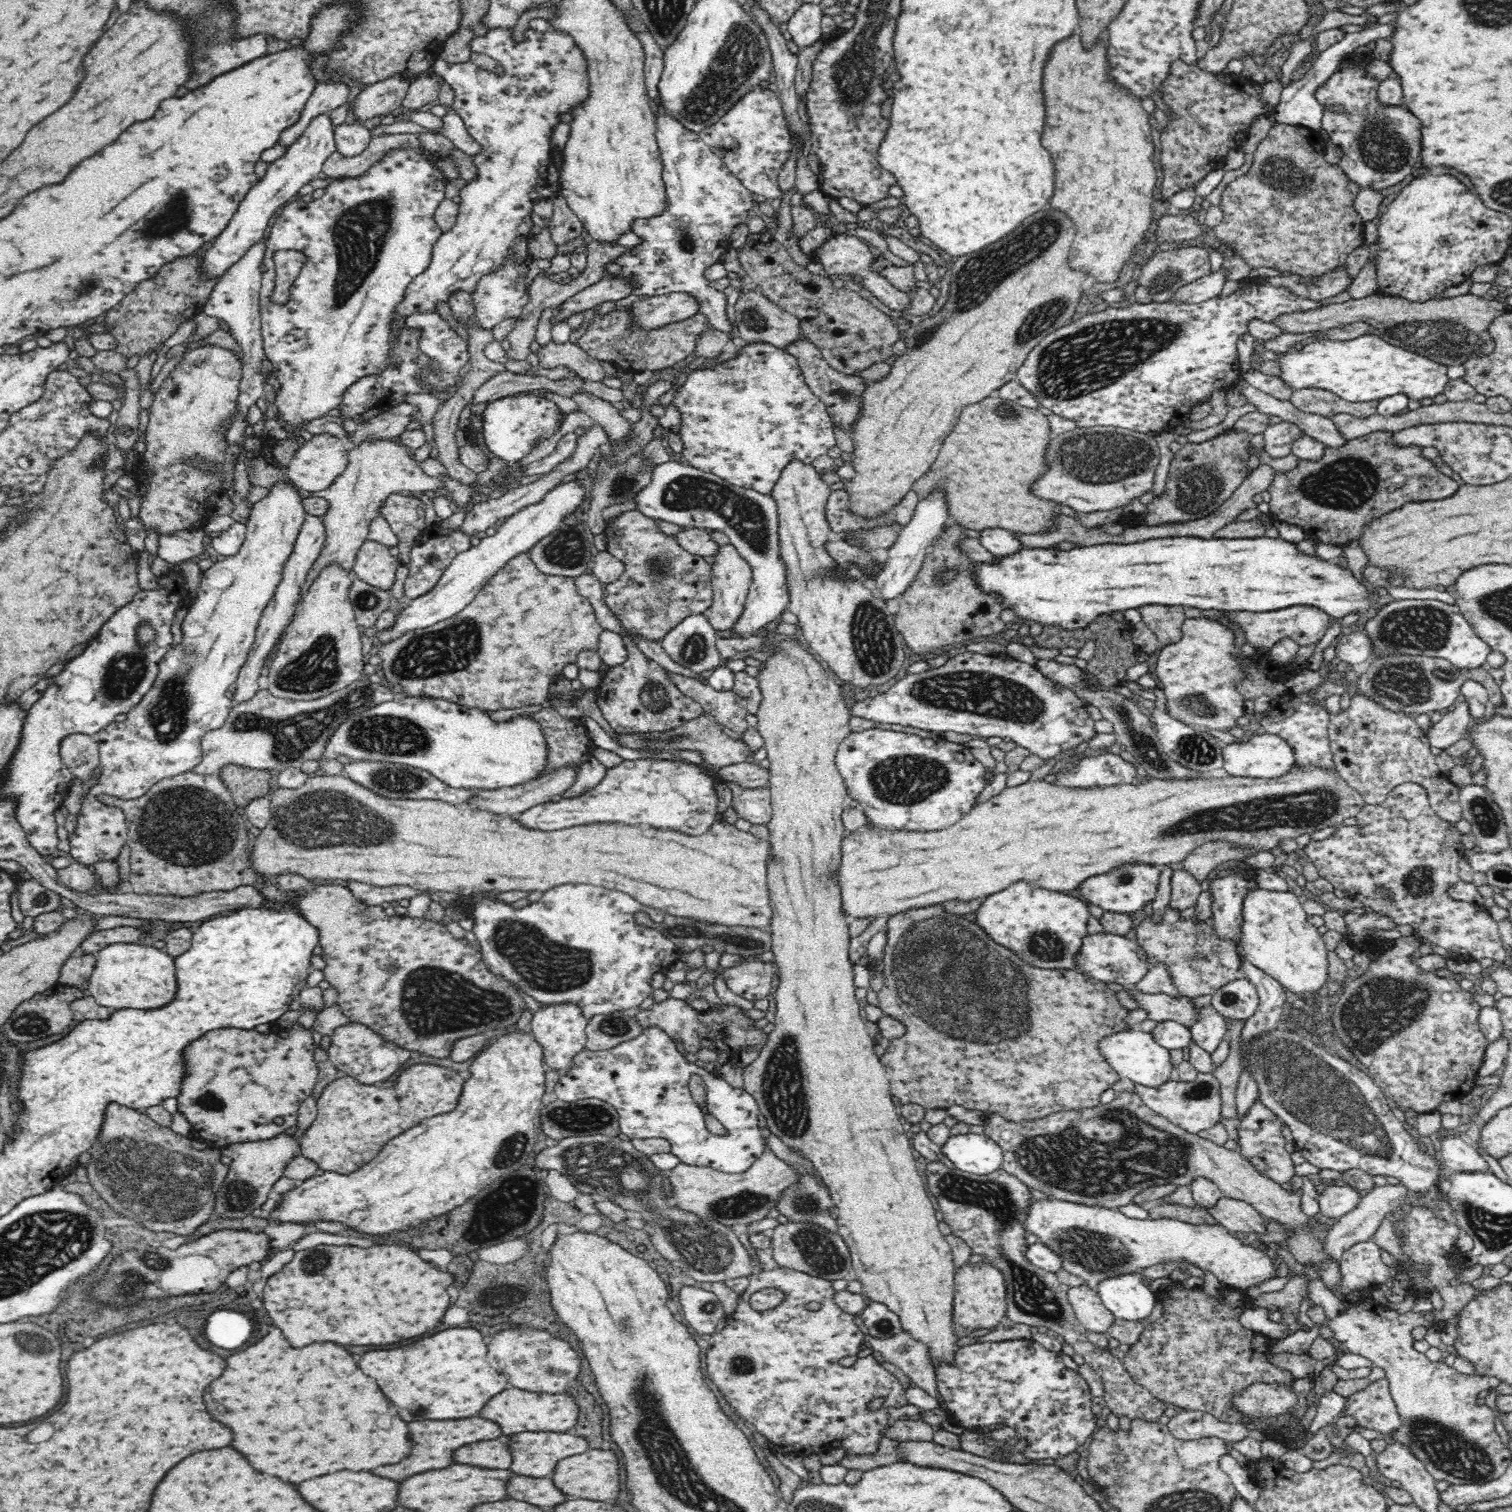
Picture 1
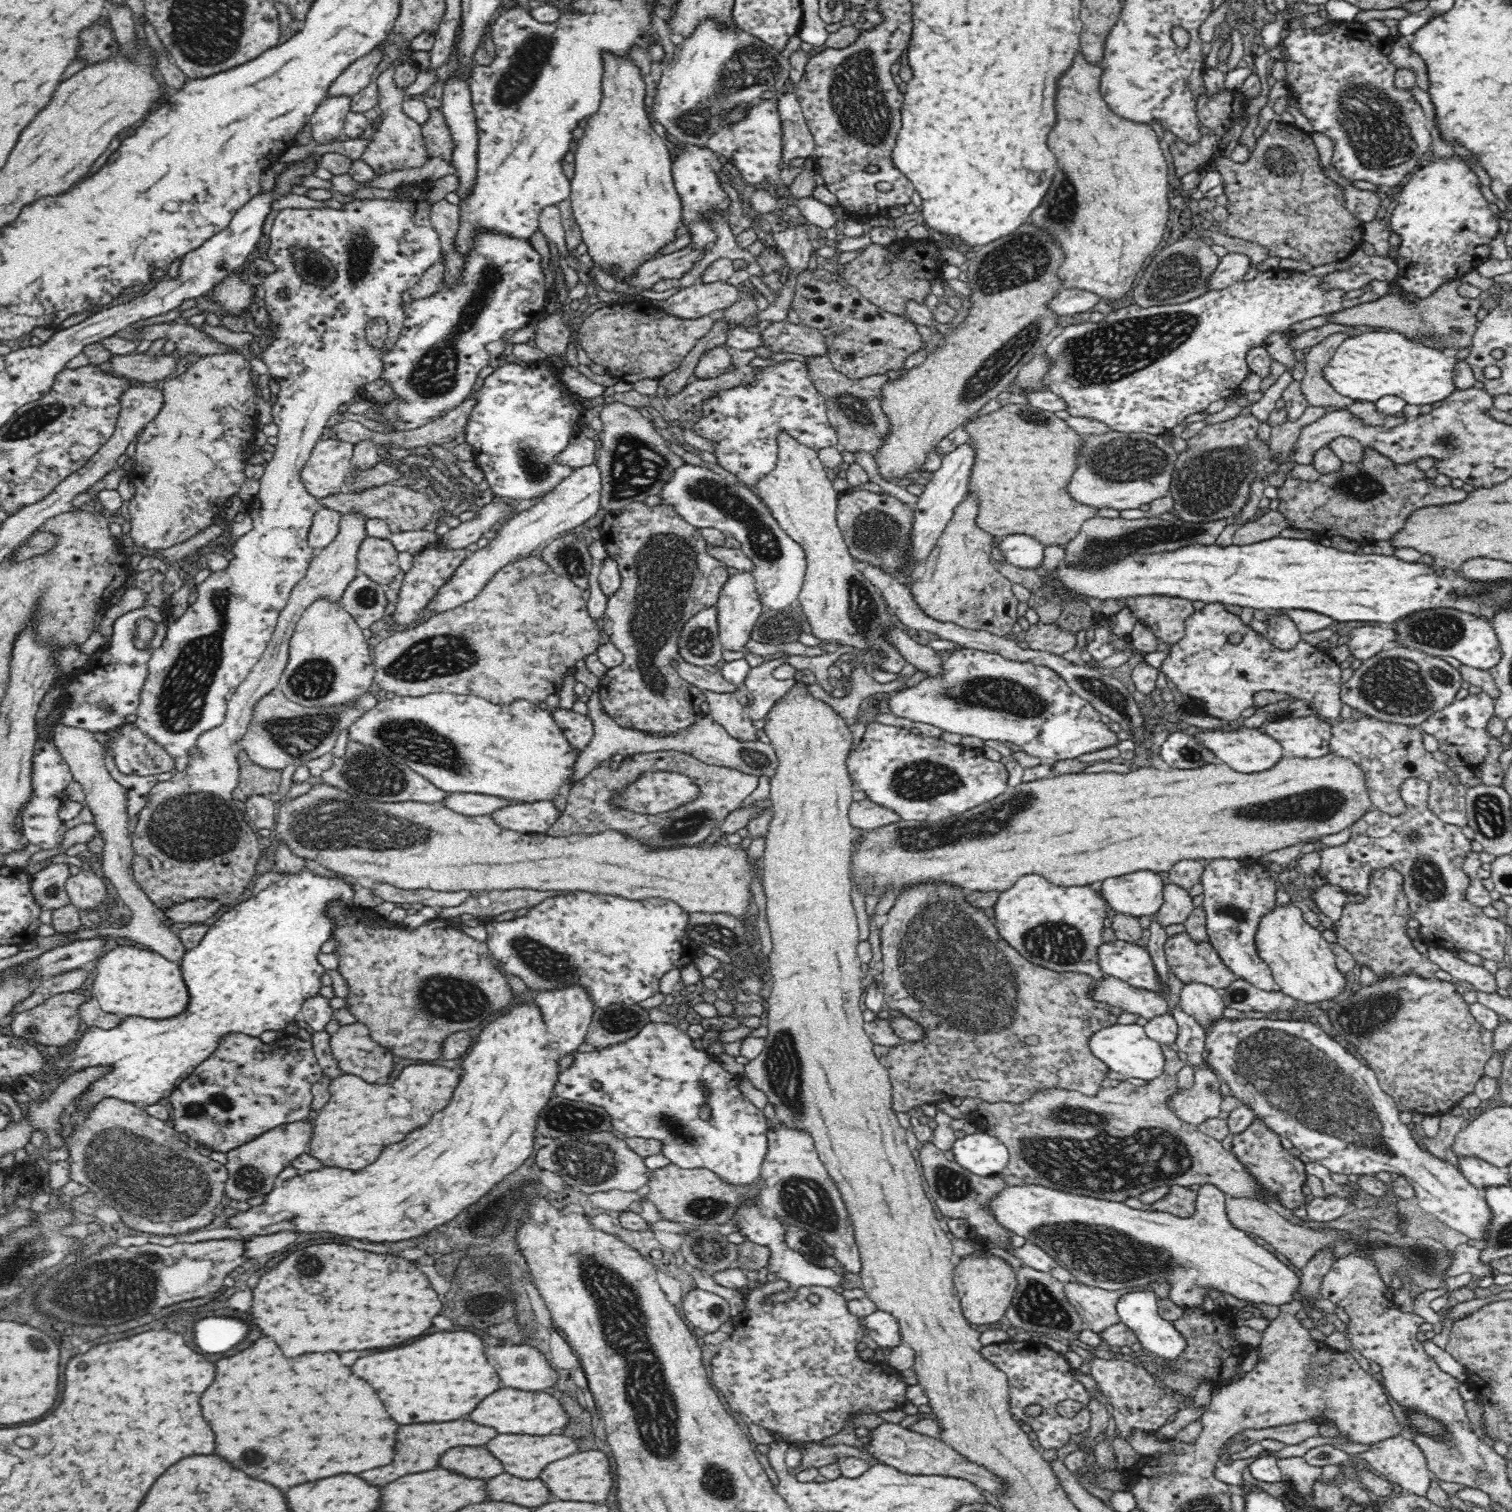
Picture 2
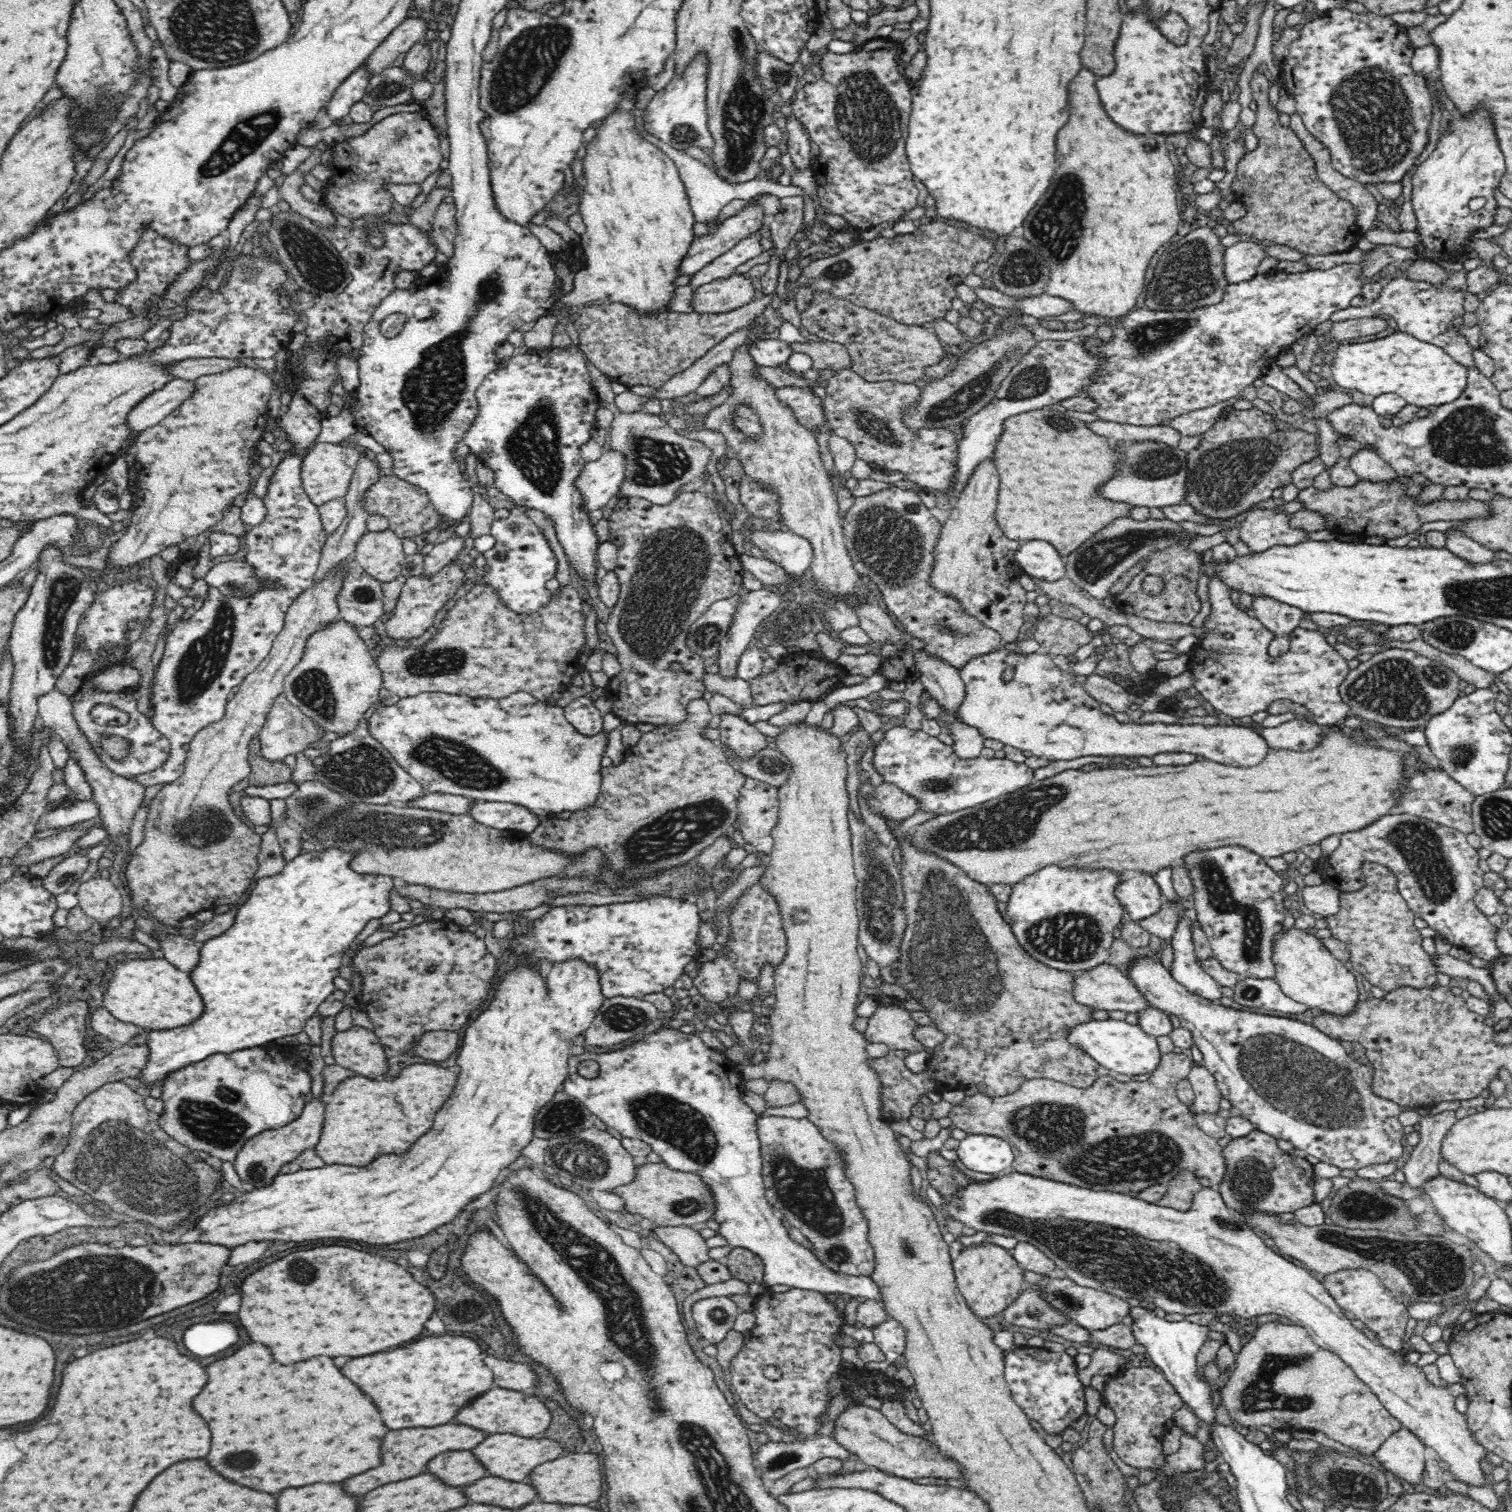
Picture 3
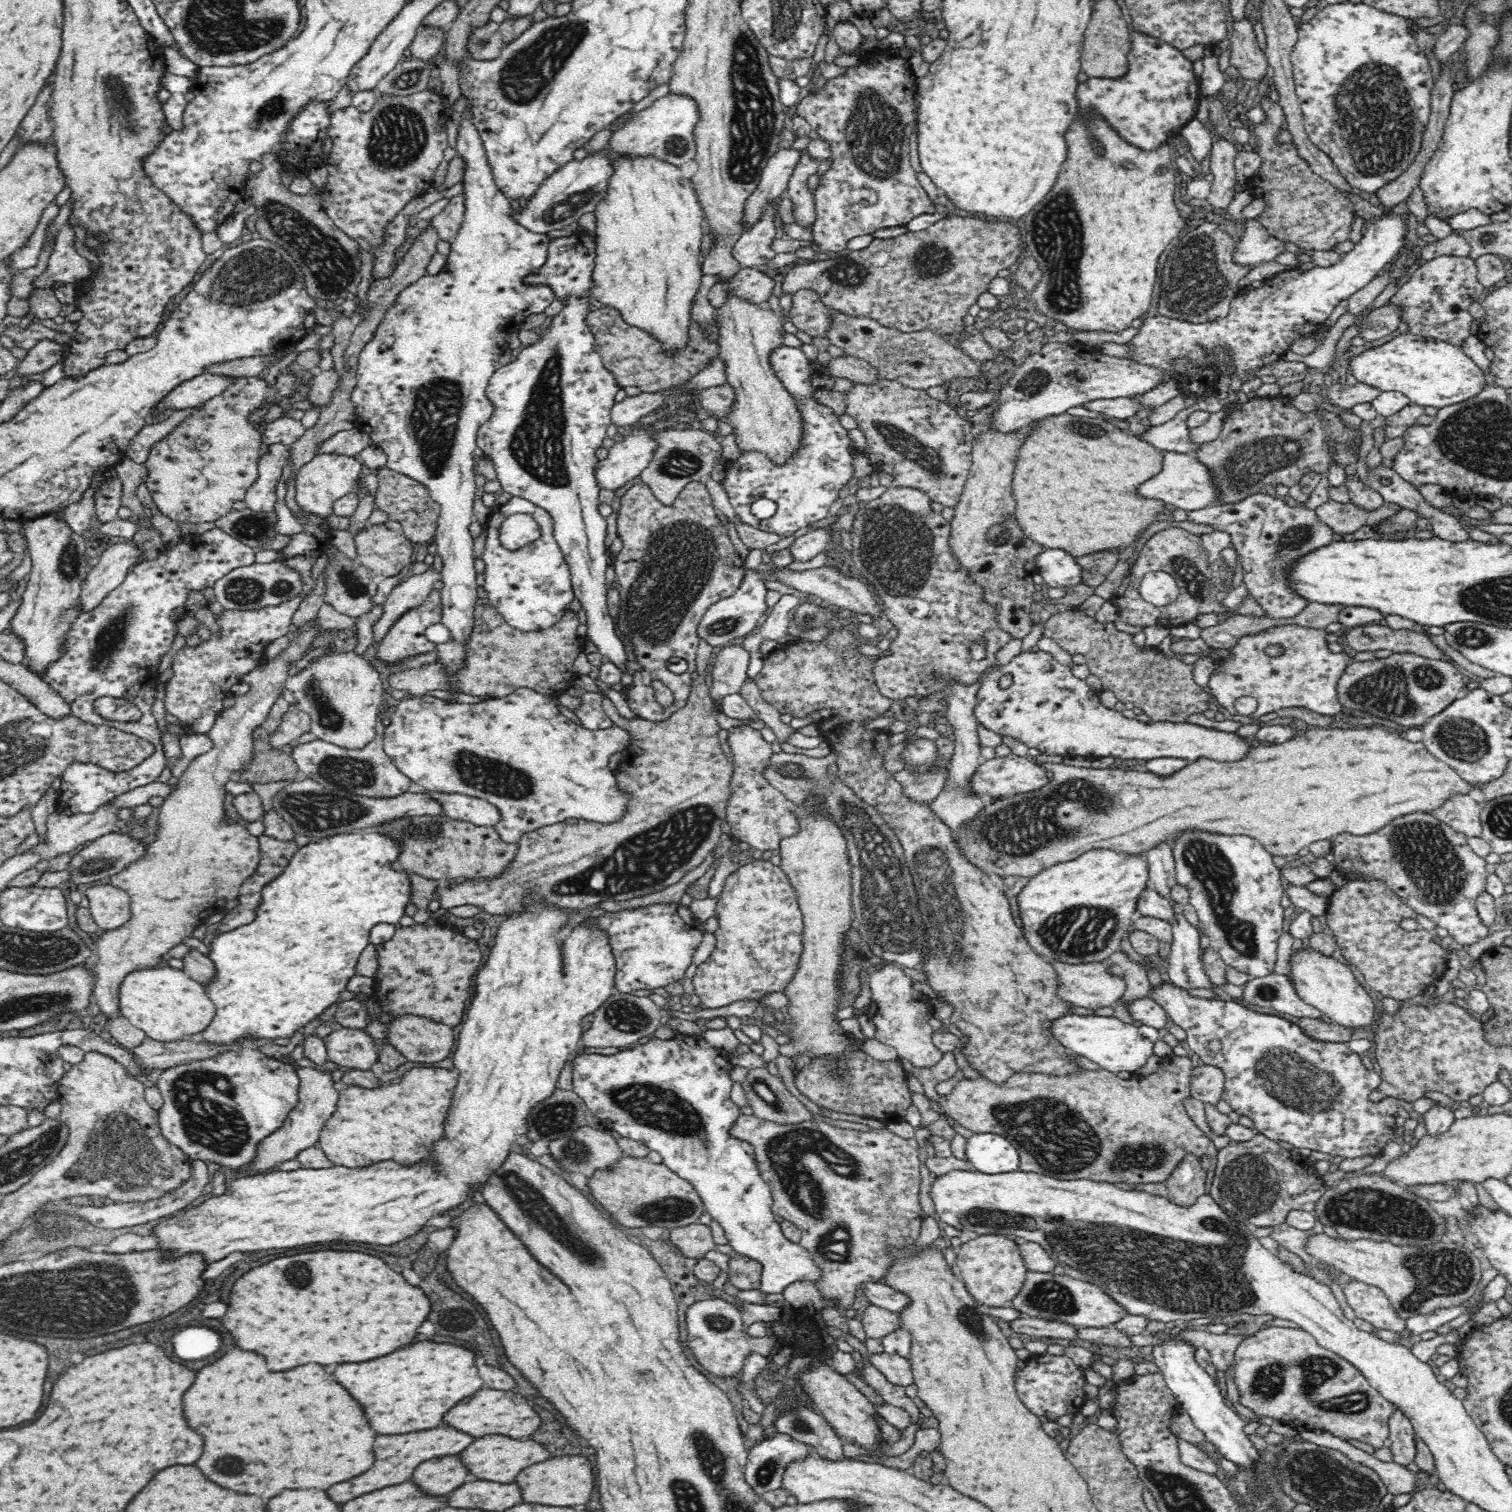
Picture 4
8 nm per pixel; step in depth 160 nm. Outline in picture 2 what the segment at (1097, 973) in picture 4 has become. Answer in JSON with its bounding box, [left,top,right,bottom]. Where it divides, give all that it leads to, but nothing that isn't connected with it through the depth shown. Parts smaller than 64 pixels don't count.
[1091,977,1170,1020]

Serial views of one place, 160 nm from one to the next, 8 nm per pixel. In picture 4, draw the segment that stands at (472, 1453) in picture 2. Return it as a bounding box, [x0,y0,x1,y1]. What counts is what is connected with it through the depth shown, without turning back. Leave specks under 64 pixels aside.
[412,1456,470,1496]

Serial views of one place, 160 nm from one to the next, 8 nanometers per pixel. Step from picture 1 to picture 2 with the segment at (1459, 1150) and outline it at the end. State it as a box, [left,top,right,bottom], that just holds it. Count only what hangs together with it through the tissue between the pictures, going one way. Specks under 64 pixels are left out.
[1458,1156,1510,1189]

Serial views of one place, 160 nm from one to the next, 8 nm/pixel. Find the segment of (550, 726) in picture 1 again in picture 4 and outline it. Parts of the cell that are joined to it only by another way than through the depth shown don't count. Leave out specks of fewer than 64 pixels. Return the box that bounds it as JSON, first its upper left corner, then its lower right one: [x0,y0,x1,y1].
[574,692,613,731]

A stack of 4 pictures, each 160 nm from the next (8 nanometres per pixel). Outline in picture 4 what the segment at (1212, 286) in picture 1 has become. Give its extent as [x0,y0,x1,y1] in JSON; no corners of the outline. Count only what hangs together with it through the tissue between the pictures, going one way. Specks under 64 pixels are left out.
[1232,219,1285,268]

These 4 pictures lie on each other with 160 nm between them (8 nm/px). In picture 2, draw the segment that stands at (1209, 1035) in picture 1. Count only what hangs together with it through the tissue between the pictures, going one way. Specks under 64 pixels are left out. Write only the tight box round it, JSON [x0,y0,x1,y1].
[1179,984,1225,1032]

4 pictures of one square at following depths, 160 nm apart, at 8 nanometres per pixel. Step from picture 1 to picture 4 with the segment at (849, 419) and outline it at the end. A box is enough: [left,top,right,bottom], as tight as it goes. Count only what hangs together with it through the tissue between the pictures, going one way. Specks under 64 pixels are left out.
[843,379,974,507]

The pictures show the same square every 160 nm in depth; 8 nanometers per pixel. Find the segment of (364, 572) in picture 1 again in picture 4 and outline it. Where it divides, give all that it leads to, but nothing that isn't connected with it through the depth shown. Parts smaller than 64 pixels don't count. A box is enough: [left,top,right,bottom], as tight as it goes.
[355,521,414,578]

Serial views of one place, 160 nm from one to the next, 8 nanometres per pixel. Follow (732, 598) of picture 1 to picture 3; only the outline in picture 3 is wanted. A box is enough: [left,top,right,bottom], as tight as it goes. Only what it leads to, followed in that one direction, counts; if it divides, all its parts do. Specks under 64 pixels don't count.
[715,587,780,678]

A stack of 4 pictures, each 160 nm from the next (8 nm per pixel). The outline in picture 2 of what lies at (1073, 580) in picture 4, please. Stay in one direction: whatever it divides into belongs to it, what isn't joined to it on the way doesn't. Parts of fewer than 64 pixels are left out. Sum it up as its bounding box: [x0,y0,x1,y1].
[996,534,1044,568]

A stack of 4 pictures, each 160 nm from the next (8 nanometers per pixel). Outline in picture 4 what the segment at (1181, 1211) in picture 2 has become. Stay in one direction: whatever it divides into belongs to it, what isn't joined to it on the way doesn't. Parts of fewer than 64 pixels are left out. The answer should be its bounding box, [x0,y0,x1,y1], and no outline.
[1164,1154,1206,1208]

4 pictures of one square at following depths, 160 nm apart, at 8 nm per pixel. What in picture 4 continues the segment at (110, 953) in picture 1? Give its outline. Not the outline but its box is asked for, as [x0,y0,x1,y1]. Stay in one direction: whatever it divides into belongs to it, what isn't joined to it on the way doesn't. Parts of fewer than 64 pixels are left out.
[118,967,216,1042]

